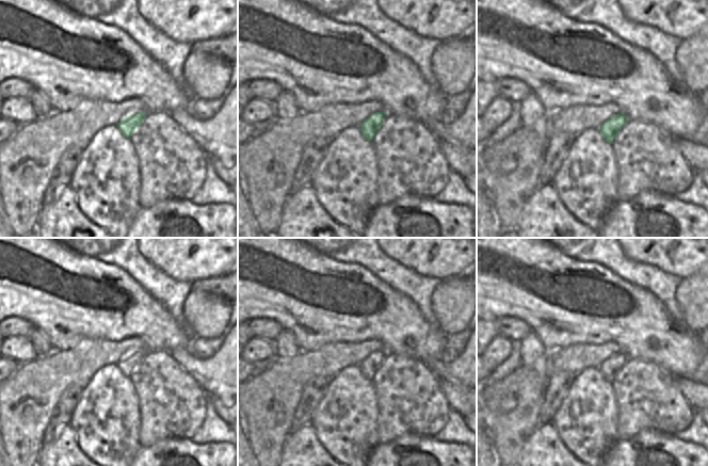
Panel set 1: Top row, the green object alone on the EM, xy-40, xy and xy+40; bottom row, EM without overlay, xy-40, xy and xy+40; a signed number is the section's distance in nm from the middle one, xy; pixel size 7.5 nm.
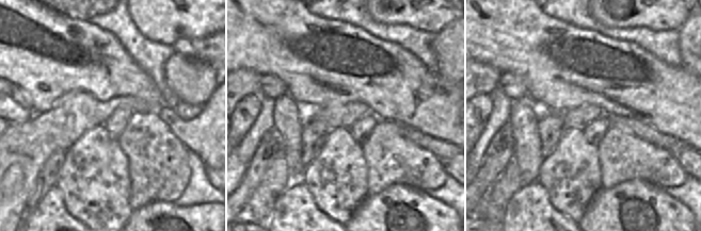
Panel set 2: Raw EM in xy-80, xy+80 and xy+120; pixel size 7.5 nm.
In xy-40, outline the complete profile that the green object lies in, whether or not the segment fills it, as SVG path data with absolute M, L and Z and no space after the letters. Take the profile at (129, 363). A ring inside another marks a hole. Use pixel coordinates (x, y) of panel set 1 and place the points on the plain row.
M136 351L134 353L130 353L123 357L116 365L120 369L120 371L126 375L130 376L131 373L140 366L142 363L146 352L145 351Z

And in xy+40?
M622 351L621 353L614 353L605 359L598 367L605 380L612 383L620 369L626 363L627 358L628 356Z

